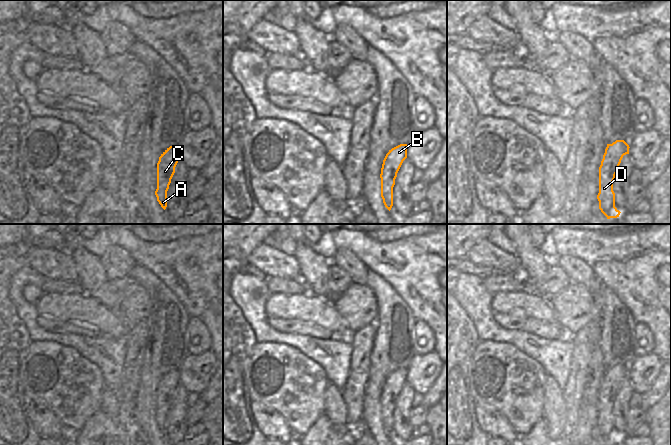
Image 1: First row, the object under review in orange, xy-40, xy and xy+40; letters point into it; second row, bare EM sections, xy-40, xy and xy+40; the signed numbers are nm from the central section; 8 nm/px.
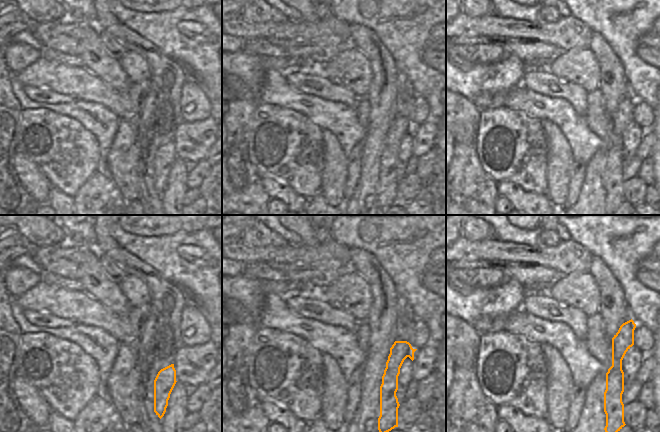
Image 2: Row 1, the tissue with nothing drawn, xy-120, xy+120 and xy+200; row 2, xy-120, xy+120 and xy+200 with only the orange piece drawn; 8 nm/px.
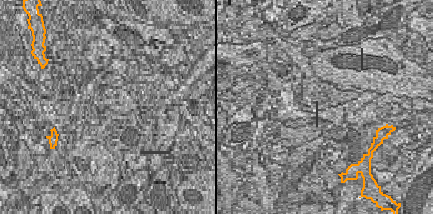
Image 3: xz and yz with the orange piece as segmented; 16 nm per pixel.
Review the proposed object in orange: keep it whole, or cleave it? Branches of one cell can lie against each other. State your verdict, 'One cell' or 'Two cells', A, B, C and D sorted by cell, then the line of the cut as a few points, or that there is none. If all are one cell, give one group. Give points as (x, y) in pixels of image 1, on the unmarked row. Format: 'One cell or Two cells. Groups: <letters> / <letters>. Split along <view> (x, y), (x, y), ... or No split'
One cell. Groups: A B C D. No split.

